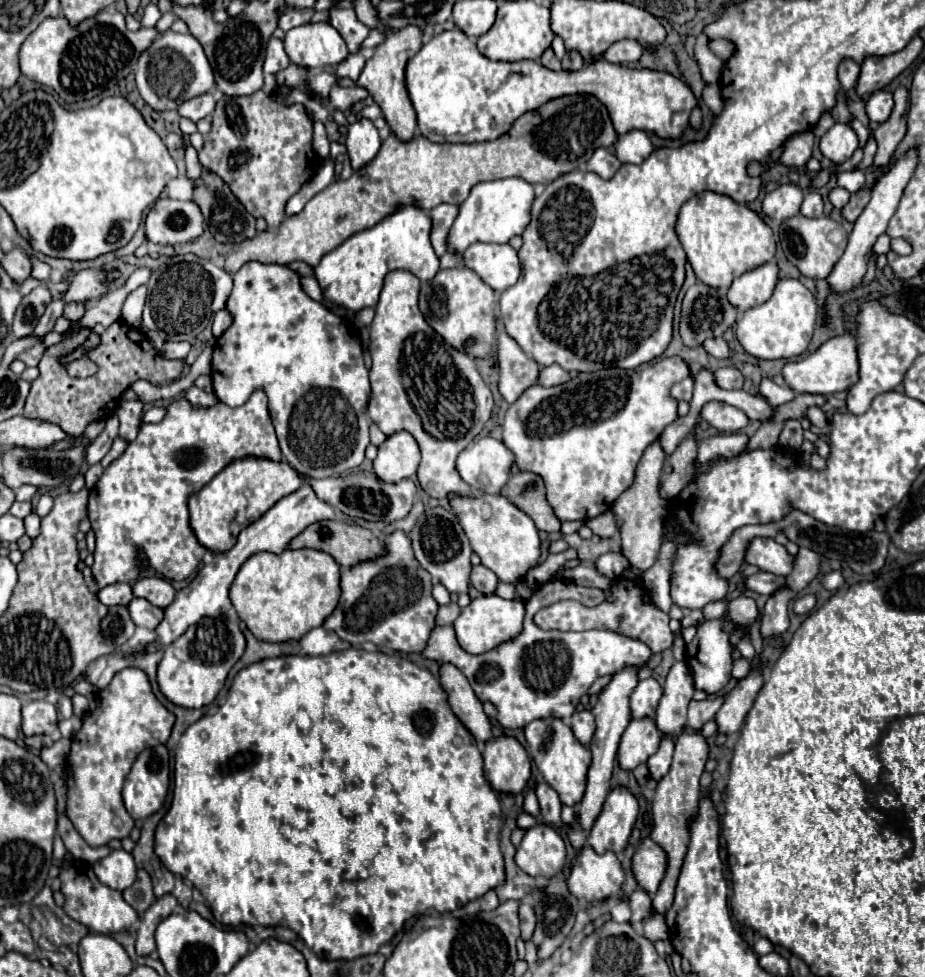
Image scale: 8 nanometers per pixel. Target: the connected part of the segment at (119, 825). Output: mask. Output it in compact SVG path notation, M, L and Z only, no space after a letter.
M124 668L112 682L98 692L96 710L84 716L82 728L72 738L72 750L66 760L66 814L78 834L90 846L104 846L110 840L122 840L134 828L132 816L122 802L122 784L136 756L144 748L166 744L176 716L160 704L152 692L148 674L140 668Z

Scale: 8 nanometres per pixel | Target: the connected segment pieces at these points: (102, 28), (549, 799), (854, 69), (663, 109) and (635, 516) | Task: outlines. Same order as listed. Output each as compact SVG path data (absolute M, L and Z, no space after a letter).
M104 8L104 12L98 12L96 16L80 22L78 26L70 26L64 16L46 18L22 44L20 70L30 80L52 88L66 102L88 100L124 80L132 72L132 64L138 62L138 56L154 42L156 36L158 36L156 28L140 28L136 32L130 32L124 24L124 16L112 8Z
M542 780L536 784L536 796L540 802L540 810L542 810L542 822L550 824L554 828L562 826L562 820L560 820L562 802L558 798L558 792L548 782Z
M844 60L838 68L838 80L842 84L842 88L848 92L856 86L856 80L858 80L858 74L860 74L860 66L852 60Z
M448 30L434 36L428 44L424 44L406 66L406 88L410 92L410 100L414 104L418 116L418 128L422 136L430 142L486 142L494 140L500 134L508 132L512 122L524 112L536 110L552 98L566 94L592 94L596 96L610 114L614 130L618 134L626 134L630 130L646 130L654 132L660 138L678 138L682 130L688 126L688 118L692 108L696 106L696 98L692 90L680 78L674 78L666 72L654 70L632 70L620 64L612 64L604 58L598 58L590 64L584 64L580 70L560 70L552 72L544 68L536 60L520 60L520 62L492 62L482 56L476 44L460 30Z
M658 442L650 444L640 458L640 464L636 468L636 476L628 492L622 492L616 498L616 504L612 504L612 512L622 520L622 554L628 558L628 562L640 570L648 570L658 556L660 544L662 544L662 528L664 528L664 518L668 516L666 510L666 500L660 498L658 486L660 486L660 472L664 466L666 454L660 448Z

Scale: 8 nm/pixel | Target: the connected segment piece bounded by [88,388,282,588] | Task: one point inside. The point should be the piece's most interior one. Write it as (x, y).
(141, 501)

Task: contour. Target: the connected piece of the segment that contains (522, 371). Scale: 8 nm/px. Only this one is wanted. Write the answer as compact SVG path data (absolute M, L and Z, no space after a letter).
M498 320L498 368L500 368L500 382L498 390L502 398L512 404L518 396L532 384L536 384L540 366L528 358L516 340L512 340L502 322Z

